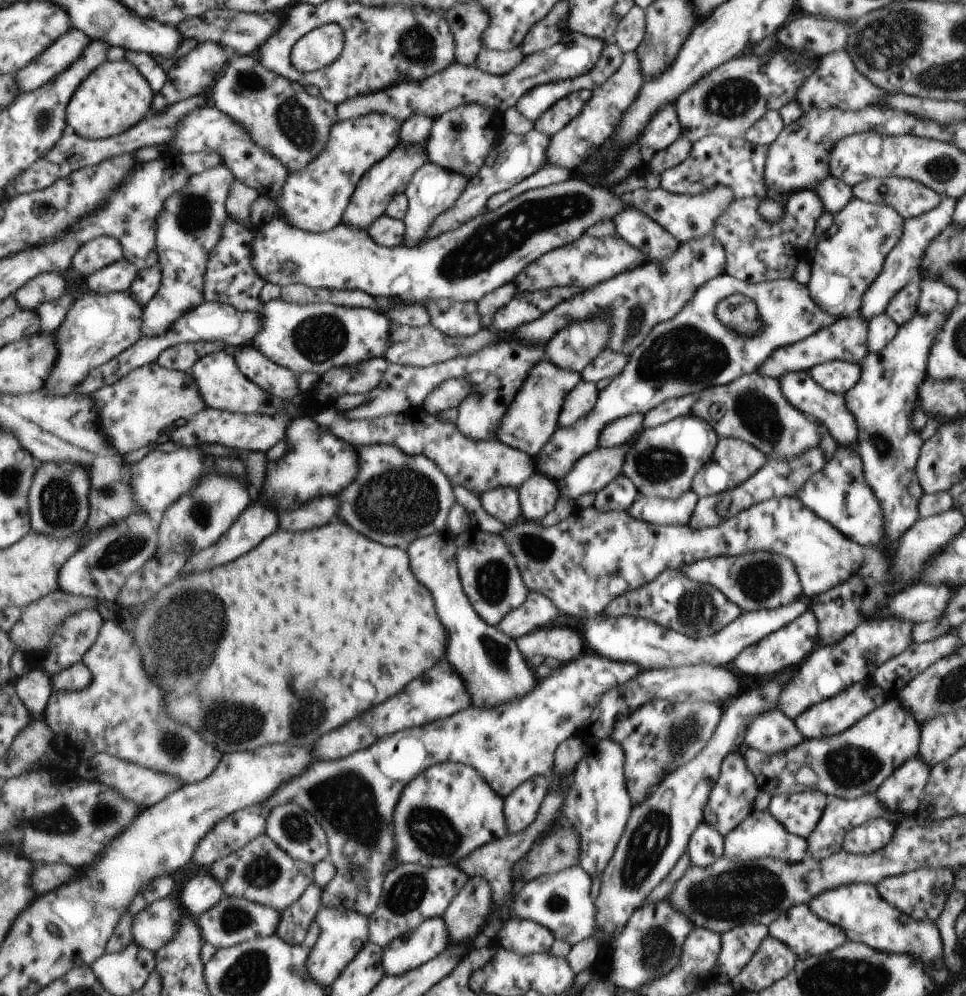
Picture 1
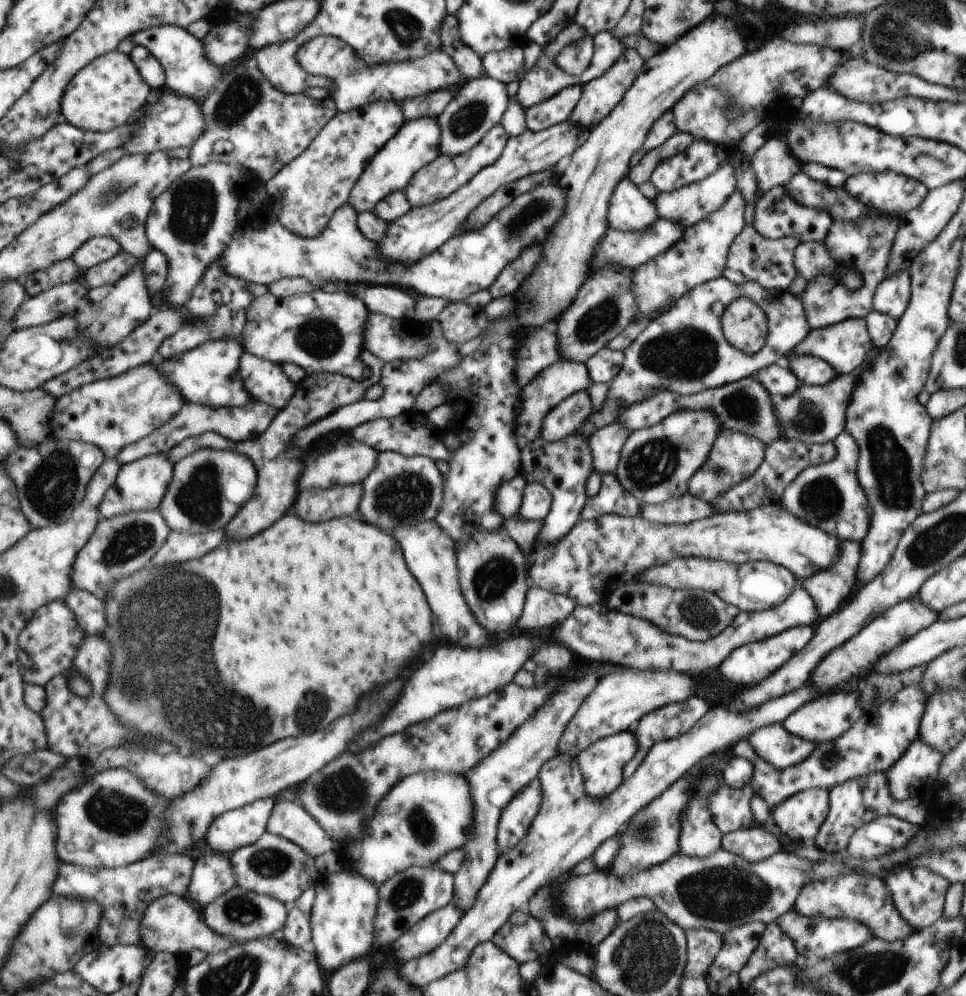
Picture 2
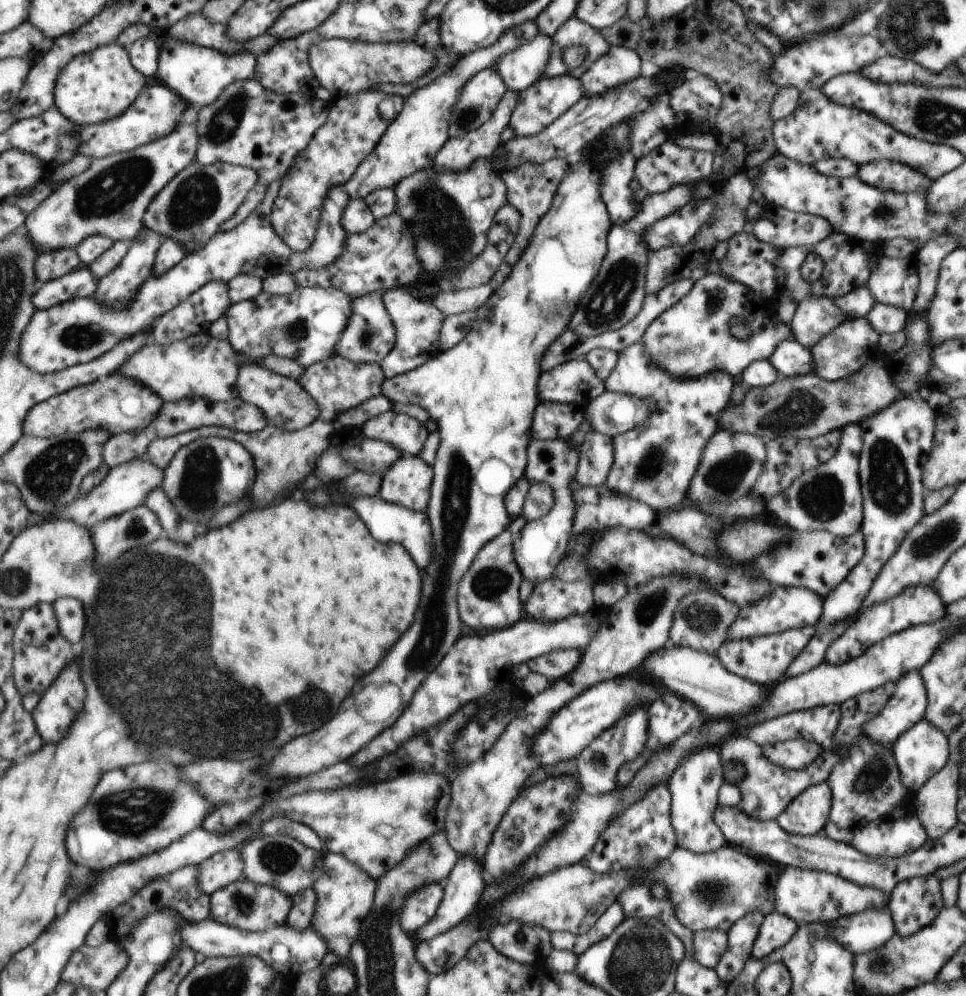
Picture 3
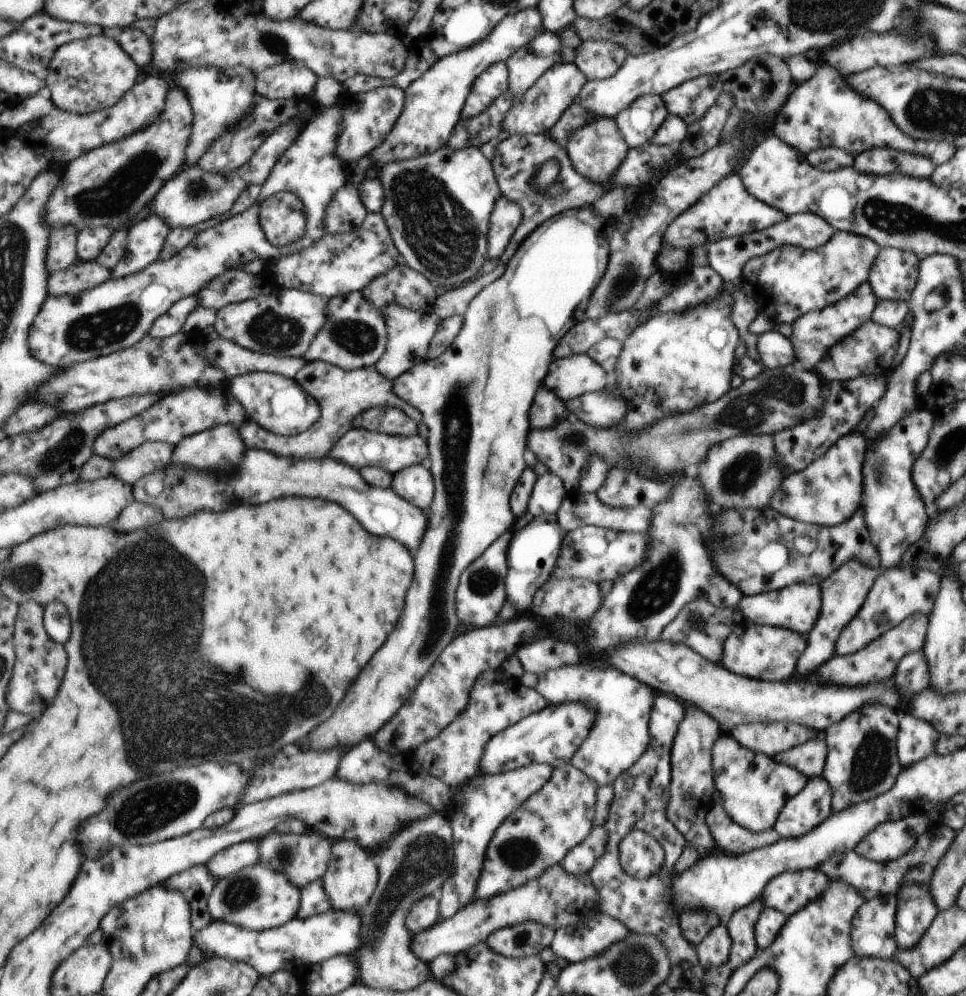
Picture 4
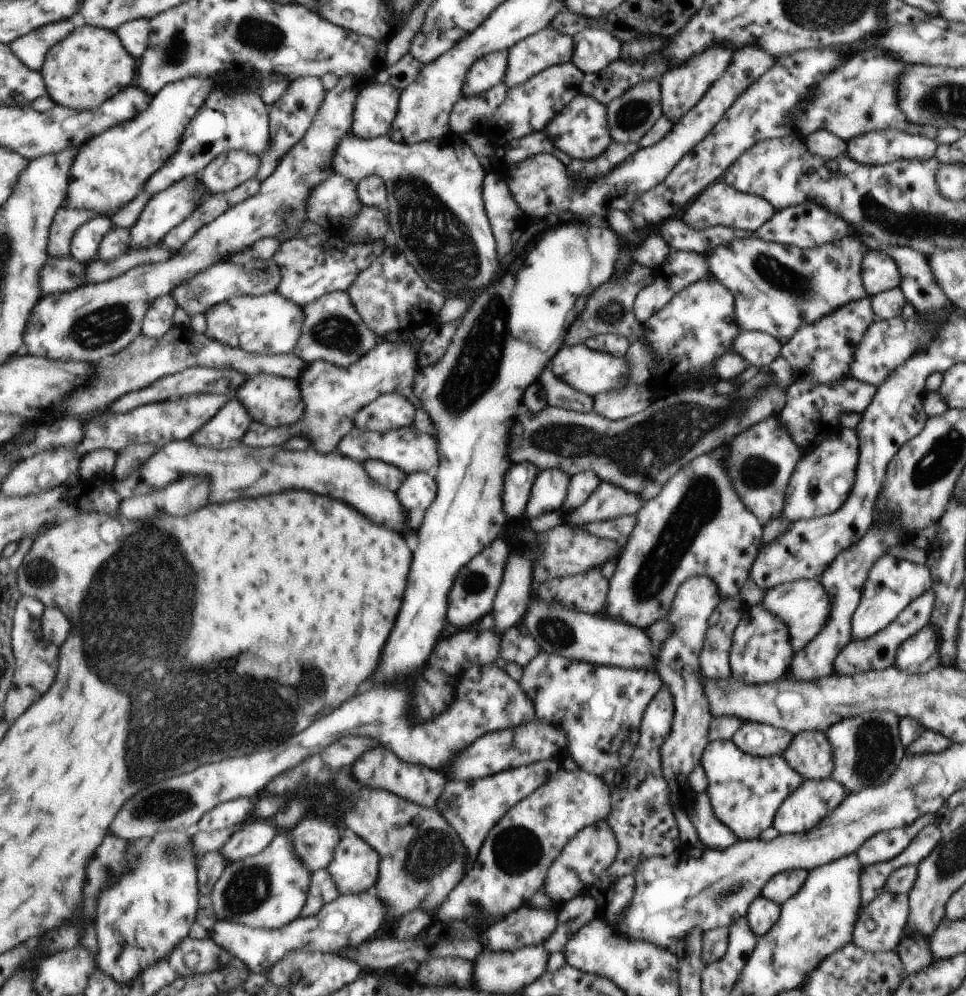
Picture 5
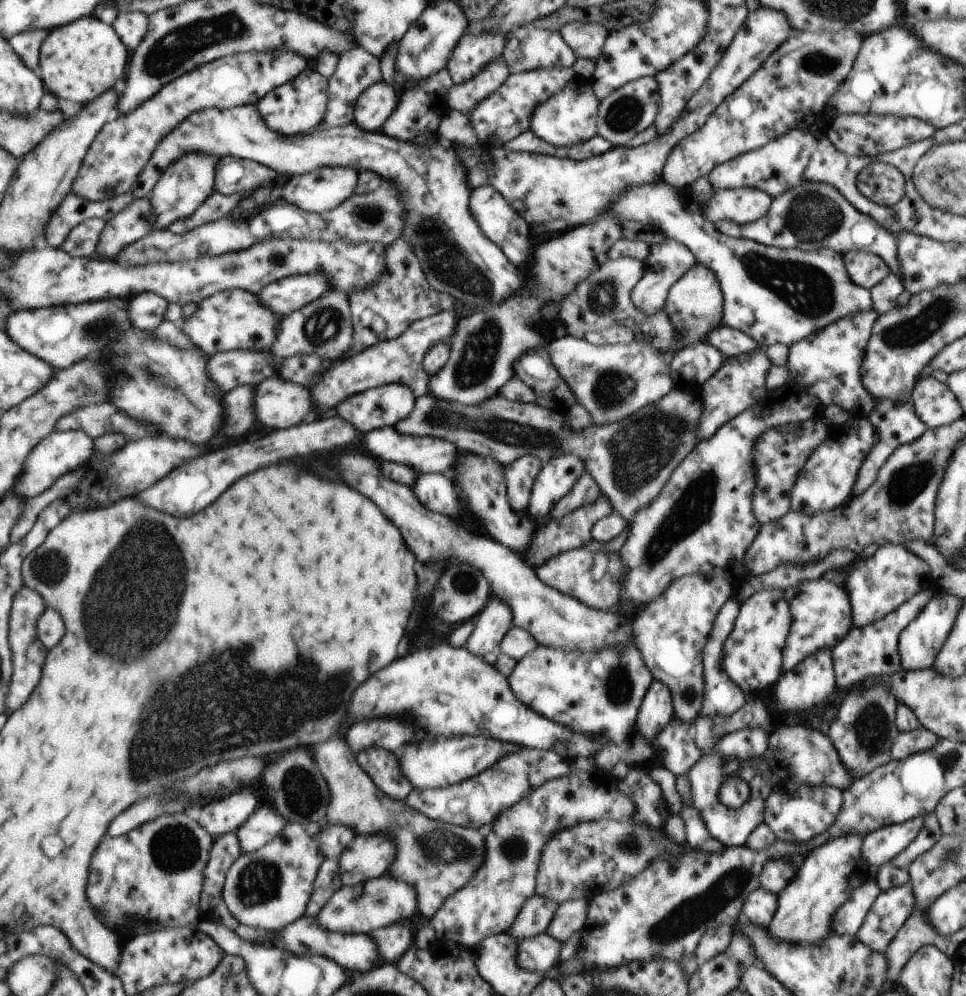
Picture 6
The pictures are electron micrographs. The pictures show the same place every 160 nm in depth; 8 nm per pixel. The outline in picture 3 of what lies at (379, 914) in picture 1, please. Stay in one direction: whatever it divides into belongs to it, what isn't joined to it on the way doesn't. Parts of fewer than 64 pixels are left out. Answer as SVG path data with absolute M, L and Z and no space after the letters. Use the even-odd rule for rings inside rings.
M437 883L427 884L419 890L415 890L407 898L407 904L403 908L401 918L403 930L416 935L426 927L438 915L445 895L445 885Z

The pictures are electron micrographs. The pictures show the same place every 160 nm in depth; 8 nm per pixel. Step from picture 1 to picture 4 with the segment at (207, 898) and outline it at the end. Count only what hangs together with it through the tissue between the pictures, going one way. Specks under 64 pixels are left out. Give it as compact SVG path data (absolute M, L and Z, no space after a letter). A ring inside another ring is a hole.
M260 840L245 841L218 852L207 863L210 875L217 881L226 879L244 868L256 865L259 862Z

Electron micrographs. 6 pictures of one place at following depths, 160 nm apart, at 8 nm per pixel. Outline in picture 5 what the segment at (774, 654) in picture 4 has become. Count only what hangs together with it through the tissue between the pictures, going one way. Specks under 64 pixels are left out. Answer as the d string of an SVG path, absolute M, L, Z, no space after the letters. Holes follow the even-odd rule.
M759 604L744 608L739 616L738 627L734 631L733 642L730 644L731 678L751 685L774 683L789 673L792 660L789 626Z

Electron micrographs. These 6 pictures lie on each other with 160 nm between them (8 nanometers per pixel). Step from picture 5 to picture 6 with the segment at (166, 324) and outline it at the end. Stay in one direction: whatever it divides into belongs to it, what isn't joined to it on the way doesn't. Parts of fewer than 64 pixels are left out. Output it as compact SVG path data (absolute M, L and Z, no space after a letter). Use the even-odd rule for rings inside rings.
M157 293L139 294L128 302L130 320L136 328L155 331L162 327L169 304L169 301Z

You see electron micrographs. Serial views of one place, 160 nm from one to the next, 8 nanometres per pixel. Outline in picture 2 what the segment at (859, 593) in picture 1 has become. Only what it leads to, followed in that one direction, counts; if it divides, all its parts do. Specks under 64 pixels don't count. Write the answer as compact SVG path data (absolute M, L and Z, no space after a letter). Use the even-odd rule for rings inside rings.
M857 541L840 542L840 555L833 567L823 569L809 579L797 580L814 599L819 620L839 610L855 592L856 568L862 556L862 545Z

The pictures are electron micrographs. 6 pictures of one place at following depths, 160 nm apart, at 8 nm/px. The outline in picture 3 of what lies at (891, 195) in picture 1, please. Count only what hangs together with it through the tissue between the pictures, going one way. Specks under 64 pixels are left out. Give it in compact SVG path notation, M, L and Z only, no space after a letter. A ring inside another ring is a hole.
M873 162L856 168L856 176L865 184L888 192L923 192L929 189L932 181L921 172L901 164L901 162Z

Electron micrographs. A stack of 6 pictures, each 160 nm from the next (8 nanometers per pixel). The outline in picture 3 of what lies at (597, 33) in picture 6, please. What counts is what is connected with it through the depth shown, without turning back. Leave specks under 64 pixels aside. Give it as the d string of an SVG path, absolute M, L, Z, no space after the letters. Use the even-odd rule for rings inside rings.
M609 46L605 54L599 56L579 78L582 96L597 96L609 88L635 80L640 76L640 64L641 60L633 50Z

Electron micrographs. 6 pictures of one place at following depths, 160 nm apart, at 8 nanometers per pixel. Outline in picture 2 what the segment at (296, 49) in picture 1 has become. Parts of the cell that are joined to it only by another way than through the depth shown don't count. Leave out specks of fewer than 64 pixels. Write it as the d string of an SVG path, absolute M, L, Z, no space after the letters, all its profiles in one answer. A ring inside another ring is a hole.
M321 34L317 36L317 38L313 38L313 40L307 40L307 42L297 50L295 56L297 56L297 58L295 58L297 65L301 66L305 72L312 75L326 76L335 81L331 97L335 101L339 113L360 109L366 107L368 104L379 101L395 101L396 103L403 104L407 99L431 95L437 91L445 91L446 89L459 91L466 84L466 80L458 64L444 51L437 51L420 59L368 67L360 60L355 49L343 39L329 34Z

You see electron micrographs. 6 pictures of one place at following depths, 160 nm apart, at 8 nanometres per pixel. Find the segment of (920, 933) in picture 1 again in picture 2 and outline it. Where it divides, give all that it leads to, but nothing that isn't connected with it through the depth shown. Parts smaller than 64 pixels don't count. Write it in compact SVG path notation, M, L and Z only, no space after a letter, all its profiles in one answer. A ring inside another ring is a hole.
M847 875L837 879L812 881L804 885L799 892L793 909L808 917L844 918L859 921L870 929L872 937L888 943L906 939L915 932L894 907L885 881L873 877Z

